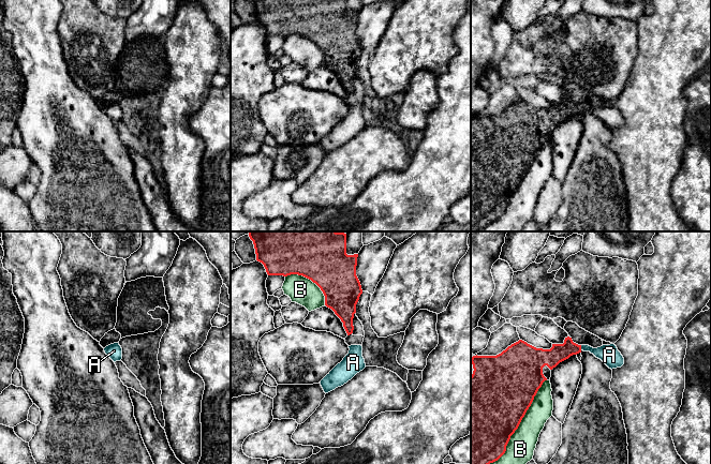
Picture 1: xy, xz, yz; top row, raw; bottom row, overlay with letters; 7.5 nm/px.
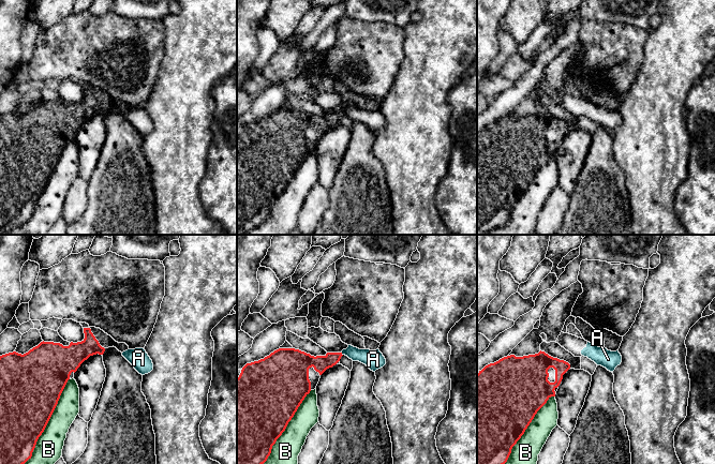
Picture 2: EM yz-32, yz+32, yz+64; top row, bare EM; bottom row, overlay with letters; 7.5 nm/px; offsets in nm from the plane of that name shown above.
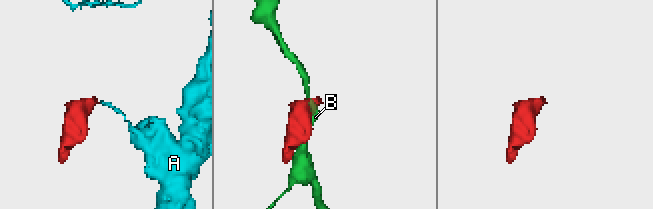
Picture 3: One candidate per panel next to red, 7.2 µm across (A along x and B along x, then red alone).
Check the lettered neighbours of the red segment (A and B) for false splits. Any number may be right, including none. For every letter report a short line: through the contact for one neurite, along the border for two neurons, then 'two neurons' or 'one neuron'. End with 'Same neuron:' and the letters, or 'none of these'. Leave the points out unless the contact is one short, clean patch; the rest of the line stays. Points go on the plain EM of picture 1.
A: yz (580, 105), (581, 109) | two neurons
B: two neurons
Same neuron: none of these

